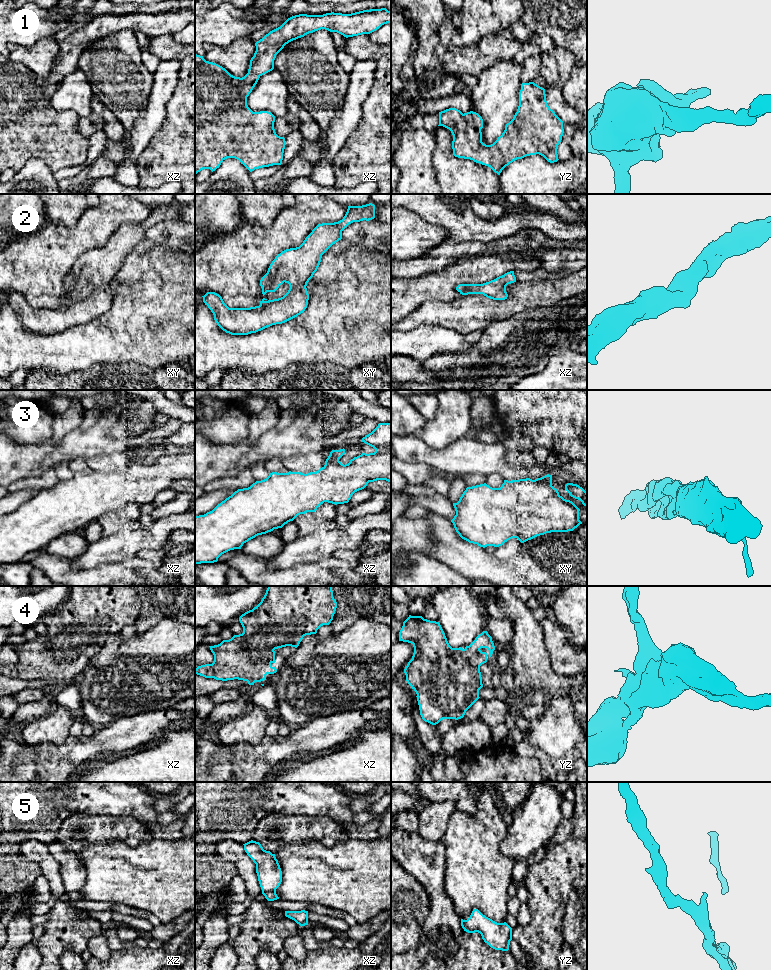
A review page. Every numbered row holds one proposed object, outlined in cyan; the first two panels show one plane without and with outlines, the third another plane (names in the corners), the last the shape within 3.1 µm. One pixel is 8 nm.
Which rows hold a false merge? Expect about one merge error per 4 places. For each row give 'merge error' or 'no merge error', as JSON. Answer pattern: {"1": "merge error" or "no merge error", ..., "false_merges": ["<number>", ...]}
{"1": "no merge error", "2": "no merge error", "3": "no merge error", "4": "no merge error", "5": "no merge error", "false_merges": []}

